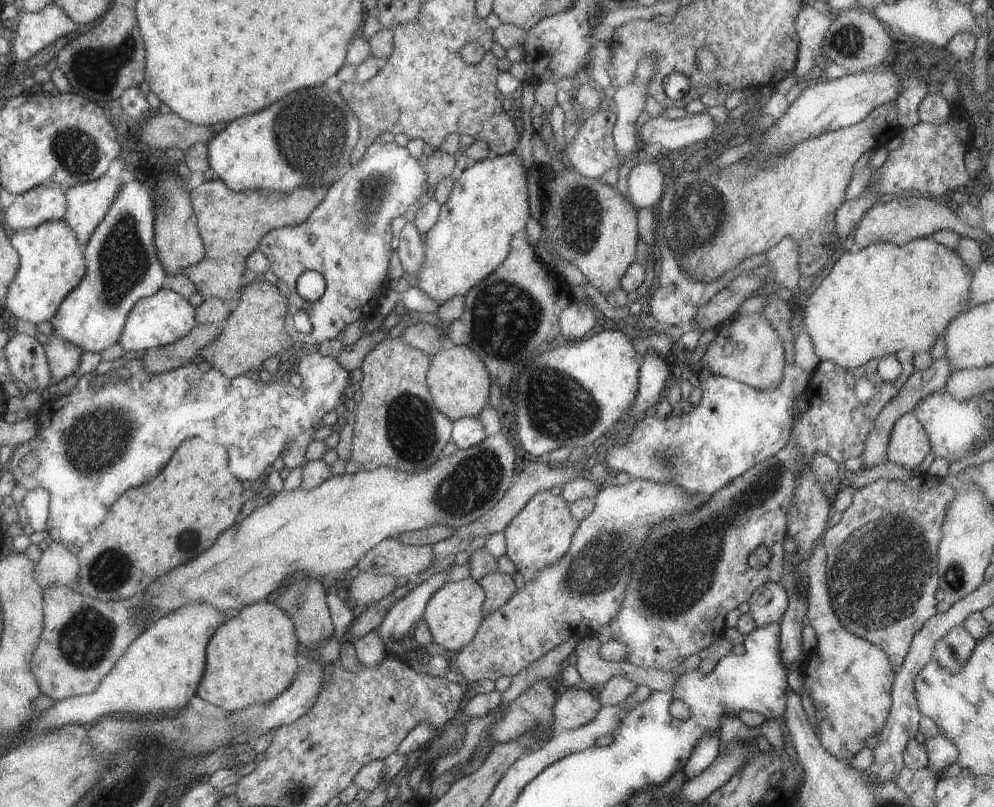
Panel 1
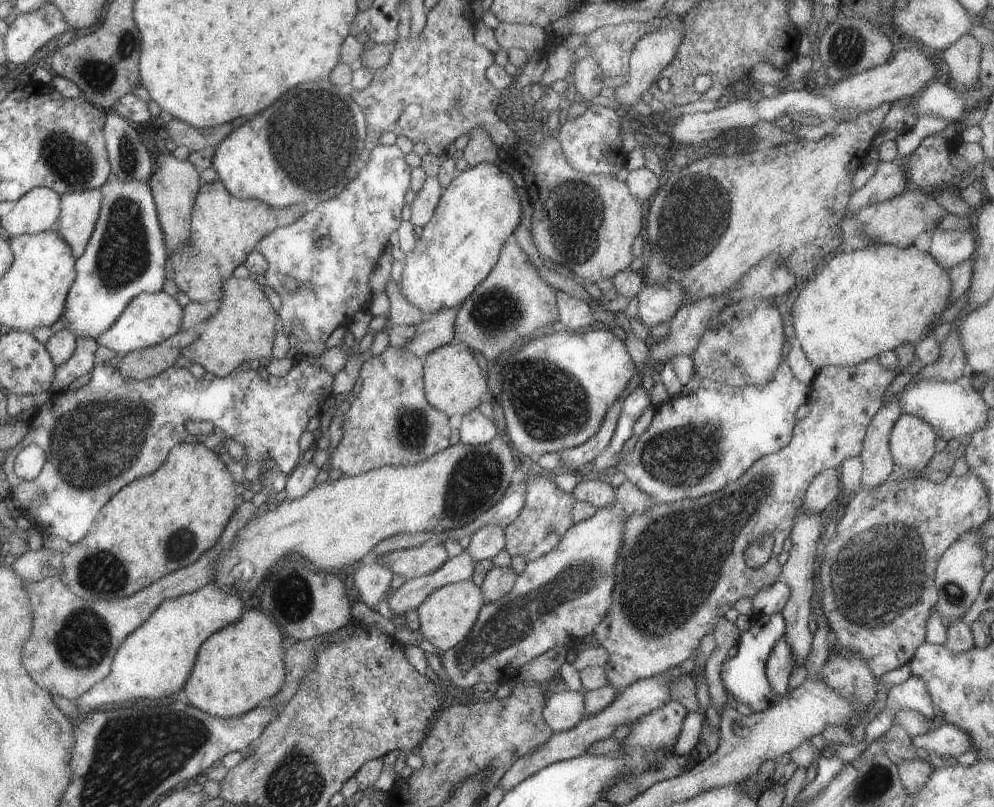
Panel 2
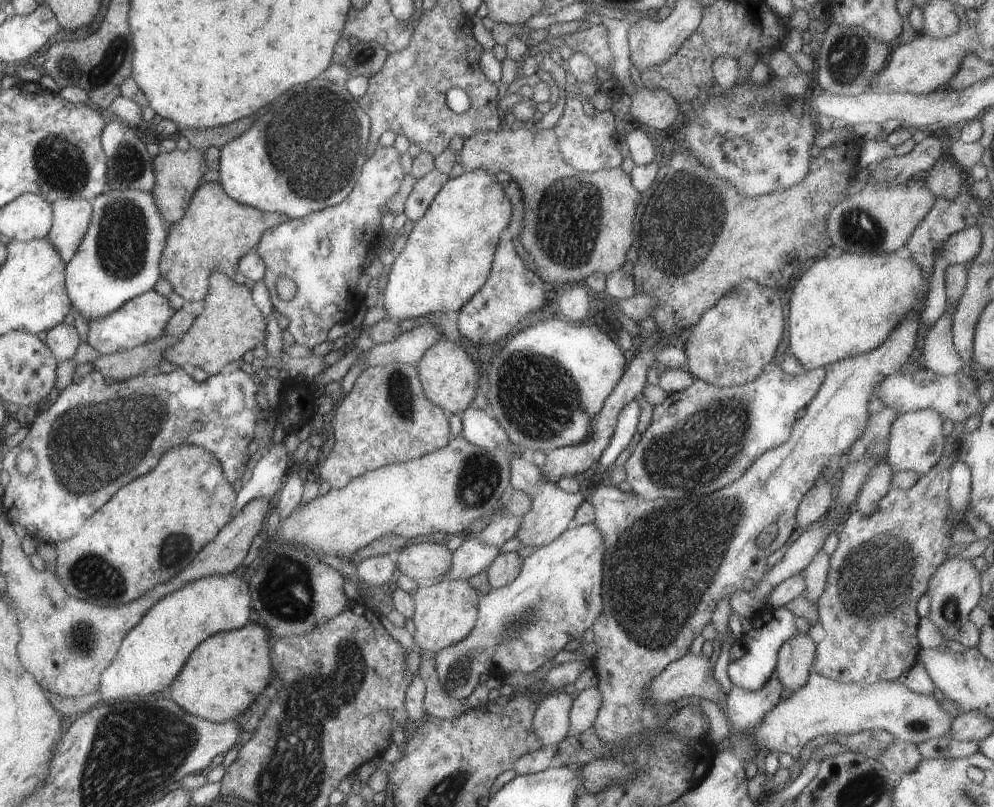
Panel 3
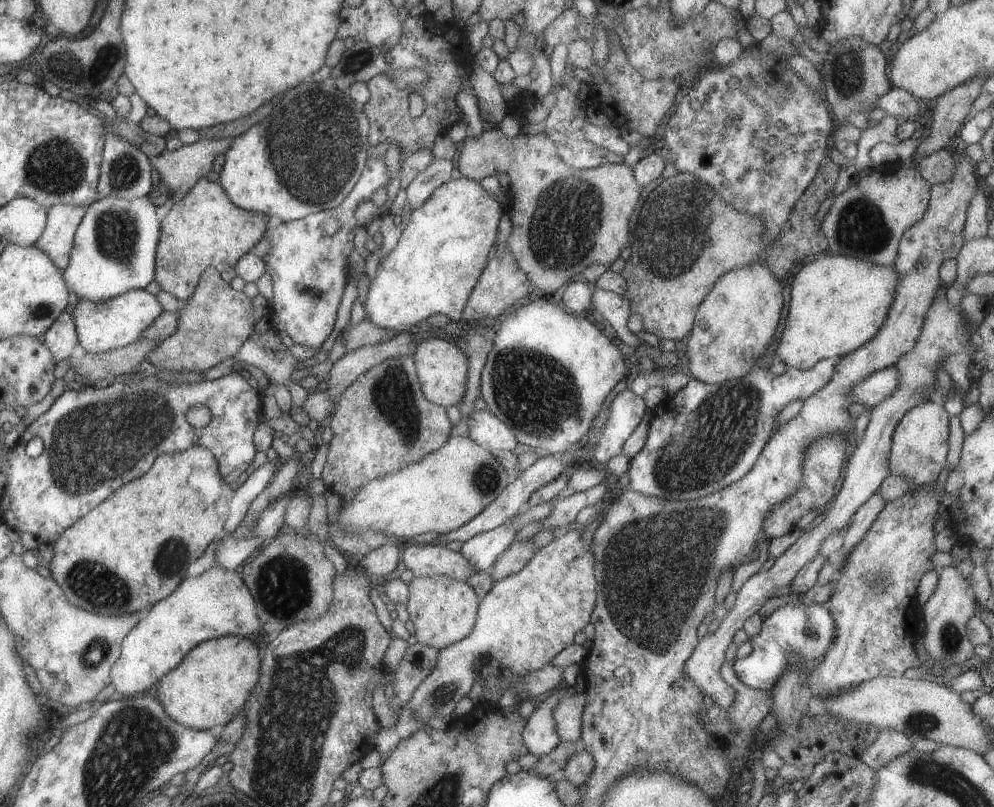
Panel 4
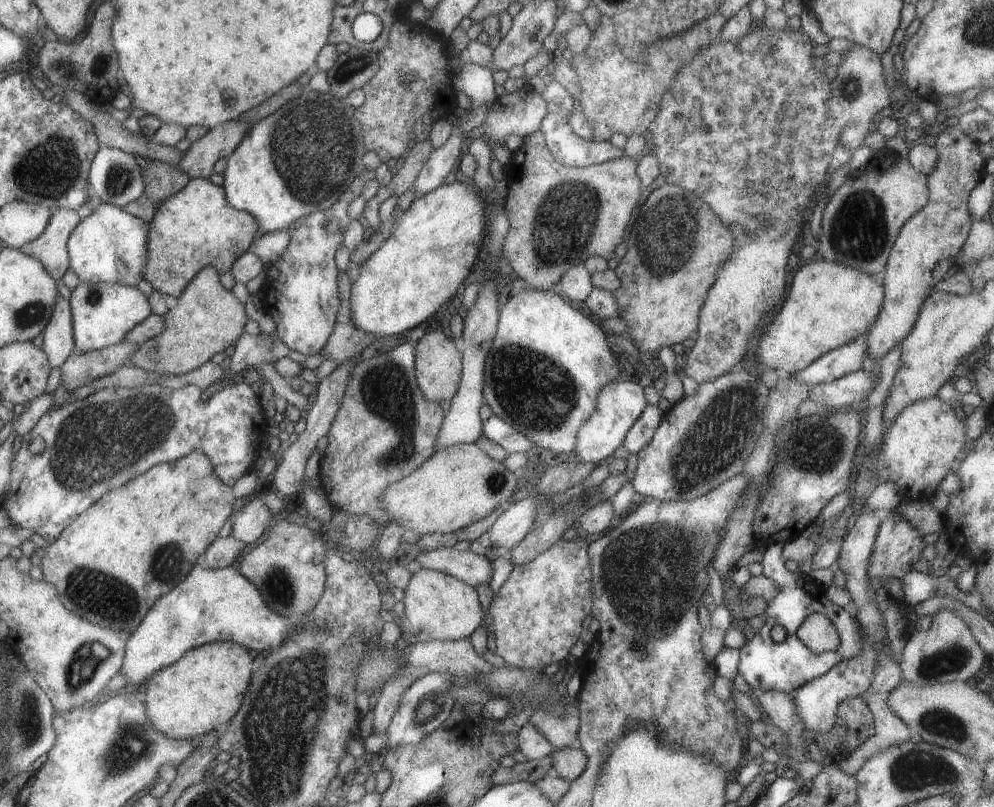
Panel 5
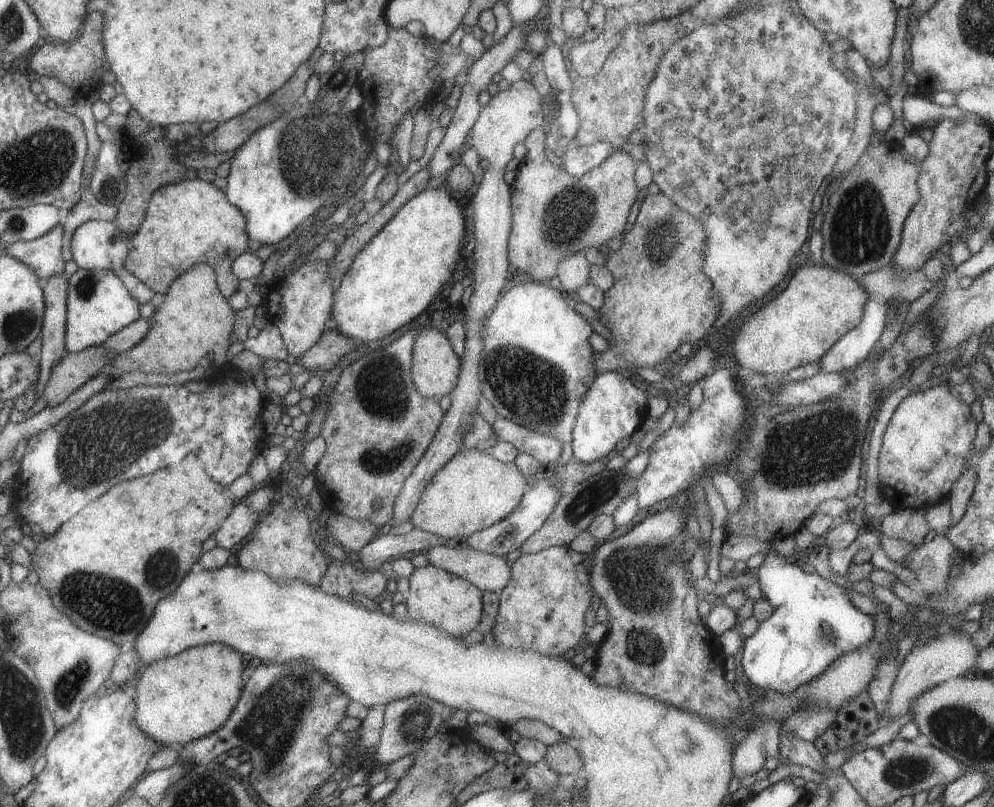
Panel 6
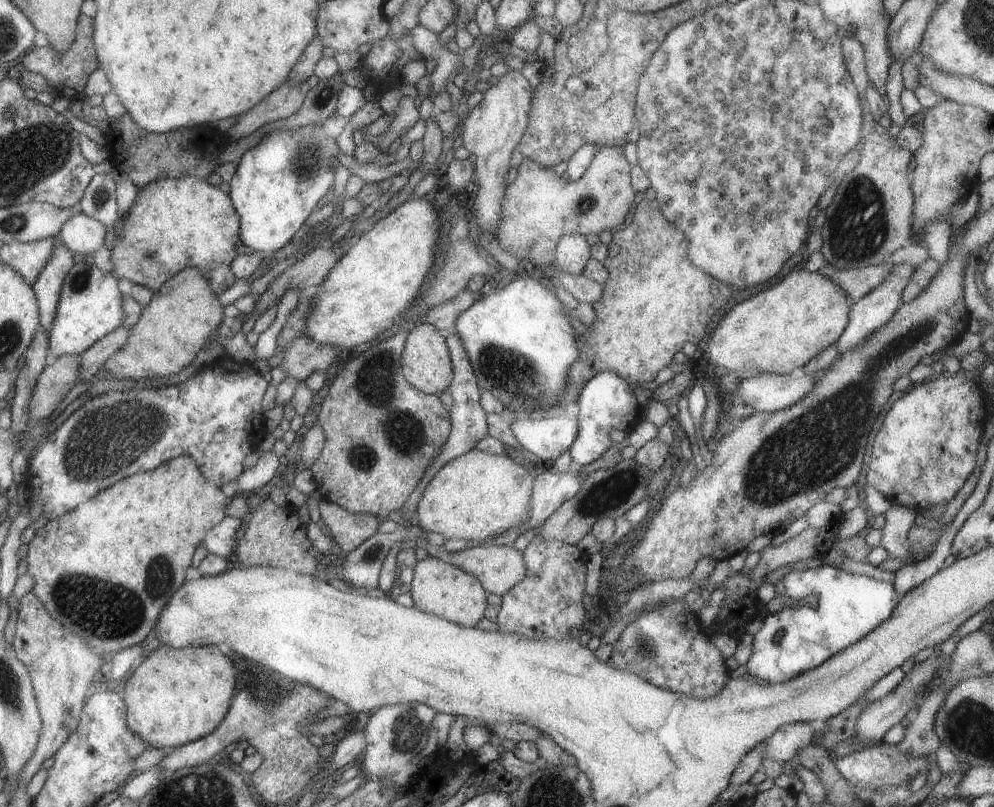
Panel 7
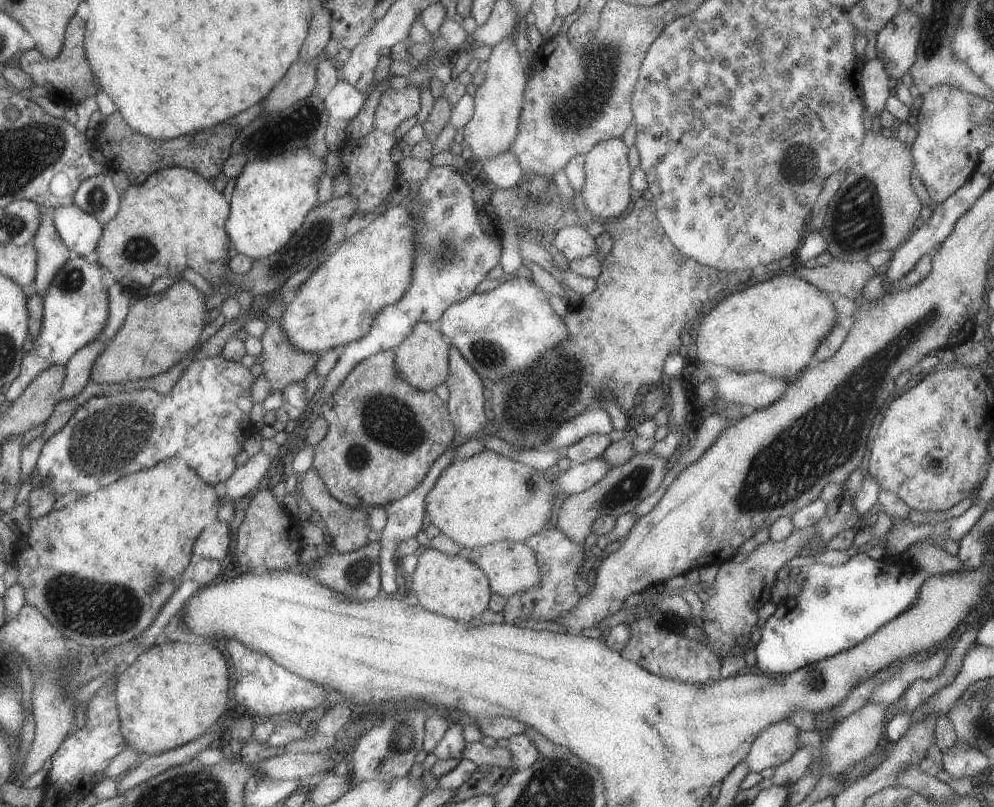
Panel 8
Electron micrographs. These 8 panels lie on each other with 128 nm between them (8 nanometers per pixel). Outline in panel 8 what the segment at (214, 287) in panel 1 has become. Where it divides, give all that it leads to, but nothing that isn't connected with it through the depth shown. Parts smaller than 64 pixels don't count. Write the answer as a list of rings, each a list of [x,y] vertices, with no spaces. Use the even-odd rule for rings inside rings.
[[[167,167],[163,168],[163,170],[153,172],[153,174],[150,174],[141,184],[129,185],[125,188],[124,192],[120,193],[120,198],[117,214],[115,214],[107,224],[102,224],[103,232],[101,232],[99,242],[97,242],[97,246],[95,246],[95,252],[97,253],[97,263],[104,270],[111,272],[116,278],[116,282],[121,284],[123,288],[137,293],[141,288],[148,289],[155,278],[169,276],[170,278],[179,279],[185,268],[191,268],[193,271],[197,272],[199,276],[203,276],[211,286],[219,286],[219,284],[226,282],[226,279],[222,275],[230,270],[230,258],[227,254],[227,247],[230,240],[227,234],[225,234],[225,228],[223,228],[223,226],[225,226],[225,220],[227,220],[230,210],[228,202],[223,198],[223,194],[212,185],[212,181],[205,180],[196,172],[187,170],[183,167]]]

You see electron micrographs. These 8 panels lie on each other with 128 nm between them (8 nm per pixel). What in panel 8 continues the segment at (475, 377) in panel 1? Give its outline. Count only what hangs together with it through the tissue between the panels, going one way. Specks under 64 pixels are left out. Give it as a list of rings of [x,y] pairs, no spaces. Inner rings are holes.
[[[417,323],[405,340],[393,348],[397,374],[420,391],[433,391],[438,384],[445,382],[448,373],[448,341],[429,323]]]

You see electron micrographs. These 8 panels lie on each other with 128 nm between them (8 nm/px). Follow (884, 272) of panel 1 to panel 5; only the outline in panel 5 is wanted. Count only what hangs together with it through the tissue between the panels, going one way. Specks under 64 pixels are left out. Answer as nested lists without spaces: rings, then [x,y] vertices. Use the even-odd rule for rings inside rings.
[[[825,260],[809,262],[801,266],[791,278],[788,297],[781,304],[774,320],[767,324],[765,332],[760,335],[755,356],[763,366],[780,374],[797,373],[822,354],[855,340],[857,336],[867,334],[881,310],[883,297],[883,284],[876,282],[872,275],[837,262],[825,262]]]

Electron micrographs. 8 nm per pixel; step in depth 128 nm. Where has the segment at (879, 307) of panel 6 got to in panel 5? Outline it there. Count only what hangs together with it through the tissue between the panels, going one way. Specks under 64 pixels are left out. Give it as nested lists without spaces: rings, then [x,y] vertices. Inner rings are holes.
[[[866,334],[857,336],[855,340],[822,354],[793,376],[799,382],[807,384],[807,388],[811,388],[815,384],[831,382],[840,376],[855,372],[862,368],[865,356],[867,356],[865,340],[867,340]]]

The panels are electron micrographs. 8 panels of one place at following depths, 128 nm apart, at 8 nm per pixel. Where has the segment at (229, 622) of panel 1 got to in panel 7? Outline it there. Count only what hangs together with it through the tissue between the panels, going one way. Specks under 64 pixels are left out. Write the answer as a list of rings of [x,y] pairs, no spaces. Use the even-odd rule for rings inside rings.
[[[213,645],[188,646],[175,650],[161,646],[150,652],[133,670],[125,683],[123,700],[125,702],[127,728],[145,740],[151,748],[167,751],[182,744],[211,734],[229,708],[229,700],[235,688],[235,668],[229,656],[219,652]]]

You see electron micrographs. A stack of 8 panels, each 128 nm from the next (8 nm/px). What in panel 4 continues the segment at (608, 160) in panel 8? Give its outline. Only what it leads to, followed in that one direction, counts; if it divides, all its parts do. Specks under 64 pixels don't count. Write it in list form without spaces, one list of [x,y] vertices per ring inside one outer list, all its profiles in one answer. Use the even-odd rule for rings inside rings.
[[[498,126],[494,128],[483,128],[481,135],[475,138],[467,136],[464,141],[461,142],[459,157],[457,158],[457,168],[460,171],[460,176],[463,178],[476,180],[481,175],[495,175],[499,172],[504,172],[509,176],[509,199],[511,202],[509,206],[508,216],[511,222],[511,234],[508,238],[504,239],[511,256],[513,256],[517,266],[521,268],[523,274],[529,278],[529,282],[535,286],[537,294],[539,295],[549,295],[555,292],[559,286],[563,286],[570,281],[573,281],[580,277],[582,270],[585,270],[587,266],[591,264],[603,264],[603,266],[609,267],[617,258],[619,258],[619,252],[621,248],[627,246],[627,224],[629,222],[629,215],[633,212],[637,200],[639,200],[639,194],[641,192],[641,187],[637,184],[635,177],[633,176],[633,169],[627,166],[624,162],[621,164],[602,164],[597,168],[592,168],[591,170],[581,169],[577,170],[567,166],[559,156],[557,156],[555,144],[551,142],[551,138],[547,136],[545,132],[538,133],[535,135],[527,135],[521,133],[512,138],[505,136]]]

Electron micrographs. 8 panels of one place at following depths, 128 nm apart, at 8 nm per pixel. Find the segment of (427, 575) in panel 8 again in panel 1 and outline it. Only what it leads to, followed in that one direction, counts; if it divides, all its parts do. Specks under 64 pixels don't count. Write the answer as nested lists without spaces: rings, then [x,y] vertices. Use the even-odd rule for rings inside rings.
[[[470,576],[459,581],[445,583],[430,596],[422,619],[427,624],[433,642],[452,655],[471,642],[481,624],[482,604],[485,595],[478,581]]]

